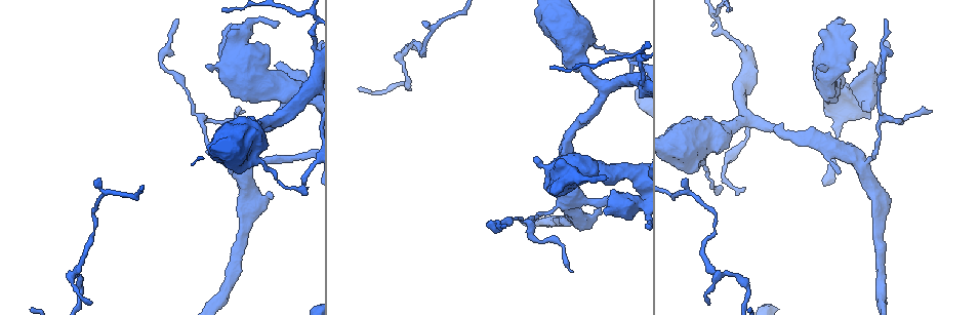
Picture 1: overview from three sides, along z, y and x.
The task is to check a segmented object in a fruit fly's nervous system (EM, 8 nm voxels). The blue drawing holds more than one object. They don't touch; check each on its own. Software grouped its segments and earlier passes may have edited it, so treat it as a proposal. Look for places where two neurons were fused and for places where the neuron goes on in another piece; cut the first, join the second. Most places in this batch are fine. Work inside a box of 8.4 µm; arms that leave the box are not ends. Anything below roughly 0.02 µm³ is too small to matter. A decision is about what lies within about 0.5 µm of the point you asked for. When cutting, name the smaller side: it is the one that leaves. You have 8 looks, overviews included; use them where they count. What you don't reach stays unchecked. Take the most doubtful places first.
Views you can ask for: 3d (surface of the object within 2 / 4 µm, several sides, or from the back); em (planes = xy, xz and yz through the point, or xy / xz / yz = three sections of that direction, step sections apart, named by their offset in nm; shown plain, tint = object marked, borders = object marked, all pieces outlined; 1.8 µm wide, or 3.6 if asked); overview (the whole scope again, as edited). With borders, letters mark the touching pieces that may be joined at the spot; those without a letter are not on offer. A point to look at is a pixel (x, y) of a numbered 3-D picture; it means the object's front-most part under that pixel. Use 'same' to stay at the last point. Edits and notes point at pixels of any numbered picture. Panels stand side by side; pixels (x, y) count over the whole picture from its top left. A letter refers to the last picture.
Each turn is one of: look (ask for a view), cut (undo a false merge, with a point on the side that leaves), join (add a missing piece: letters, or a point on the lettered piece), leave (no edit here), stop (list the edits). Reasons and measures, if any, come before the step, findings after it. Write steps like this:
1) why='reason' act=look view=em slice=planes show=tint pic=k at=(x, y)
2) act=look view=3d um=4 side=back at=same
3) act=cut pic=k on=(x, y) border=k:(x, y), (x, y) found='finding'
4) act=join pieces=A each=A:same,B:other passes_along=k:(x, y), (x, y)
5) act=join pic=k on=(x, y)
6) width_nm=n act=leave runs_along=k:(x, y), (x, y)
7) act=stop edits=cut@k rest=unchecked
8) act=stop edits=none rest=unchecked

why='branch point' act=look view=3d um=2 pic=1 at=(401, 55)

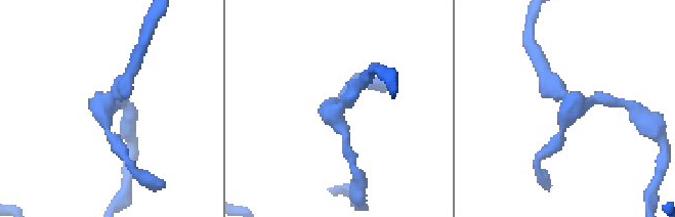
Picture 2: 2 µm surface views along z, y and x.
act=look view=em slice=xz step=16 show=borders pic=2 at=(569, 102)

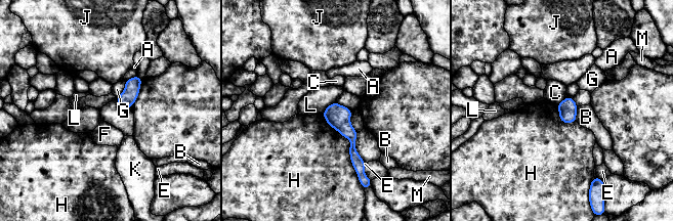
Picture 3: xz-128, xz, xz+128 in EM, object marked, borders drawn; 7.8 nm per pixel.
act=leave each=A:other,B:other,C:other,E:other,F:other,G:other,H:other,J:other,K:other,L:other,M:other border=3:(335, 100), (321, 114) found='continuous, no second neuron'

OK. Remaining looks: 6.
why='free end' act=look view=em slice=planes show=borders pic=1 at=(869, 107)

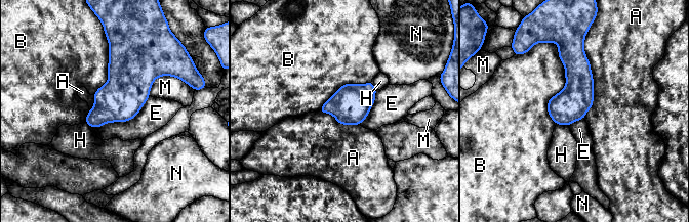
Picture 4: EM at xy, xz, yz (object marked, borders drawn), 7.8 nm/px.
width_nm=280 act=leave each=A:other,B:other,E:other,H:other,M:other,N:other border=4:(150, 96), (130, 120), (93, 128) found='none of them fits'

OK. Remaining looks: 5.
why='branch stops here' act=look view=3d um=4 pic=1 at=(270, 198)

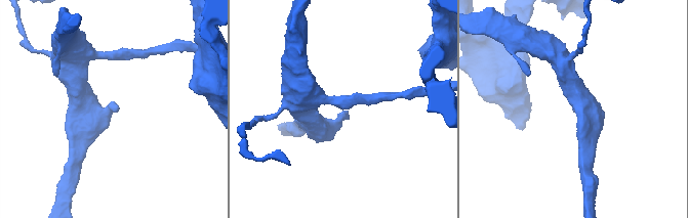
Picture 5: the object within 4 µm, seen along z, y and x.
act=look view=em slice=planes show=borders pic=5 at=(118, 109)

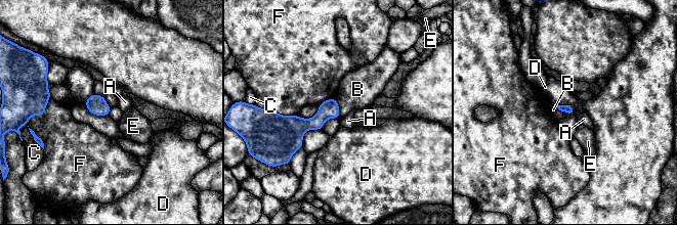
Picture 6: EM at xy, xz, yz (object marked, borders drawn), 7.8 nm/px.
act=leave each=A:other,B:other,C:other,D:other,E:other,F:other border=6:(335, 98), (340, 116) found='no lettered piece goes on from it'

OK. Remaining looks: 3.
why='free end' act=look view=3d um=4 pic=1 at=(207, 64)

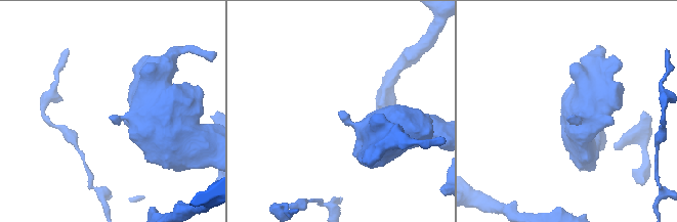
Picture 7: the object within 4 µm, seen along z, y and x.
act=look view=em slice=xz step=4 show=tint pic=7 at=(112, 116)

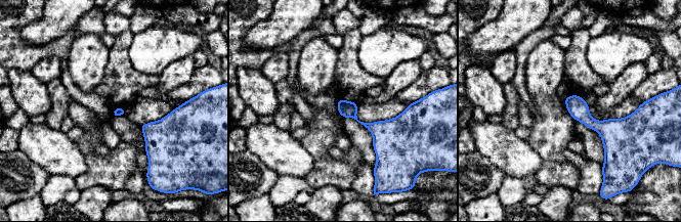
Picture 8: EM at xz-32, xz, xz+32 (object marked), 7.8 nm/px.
act=look view=em slice=planes show=borders at=same

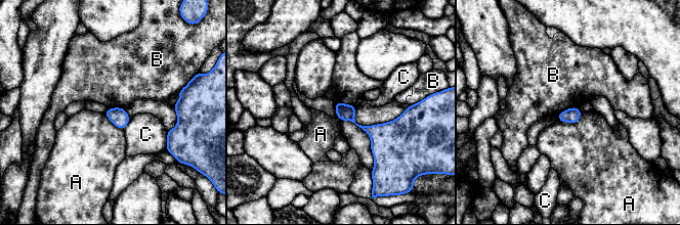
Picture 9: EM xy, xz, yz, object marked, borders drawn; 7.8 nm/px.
act=leave each=A:other,B:other,C:other border=9:(579, 106), (565, 108), (557, 116) found='none of them fits'

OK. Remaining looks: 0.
act=stop edits=none rest=unchecked

